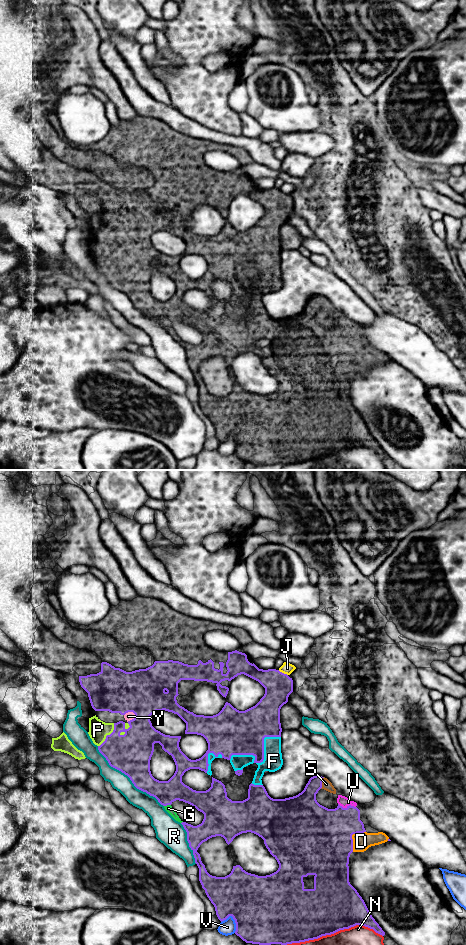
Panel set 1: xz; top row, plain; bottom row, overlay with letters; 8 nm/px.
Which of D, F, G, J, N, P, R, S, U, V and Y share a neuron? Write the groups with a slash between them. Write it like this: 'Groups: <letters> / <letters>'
Groups: D F G P S U Y / J / N / R / V

